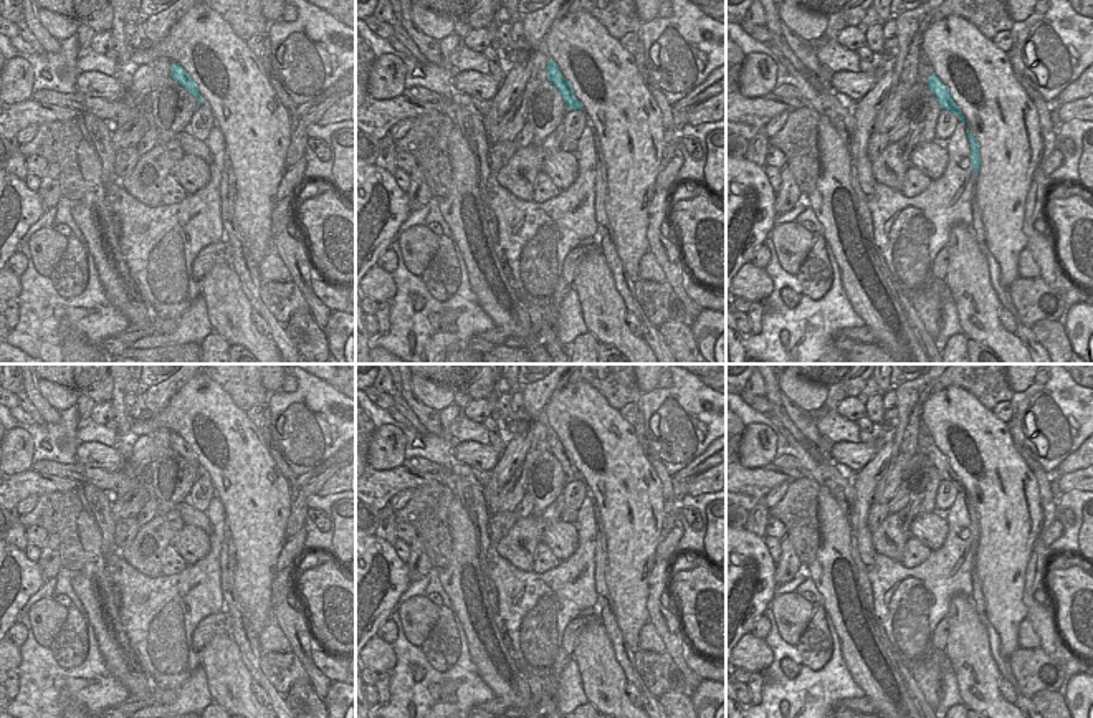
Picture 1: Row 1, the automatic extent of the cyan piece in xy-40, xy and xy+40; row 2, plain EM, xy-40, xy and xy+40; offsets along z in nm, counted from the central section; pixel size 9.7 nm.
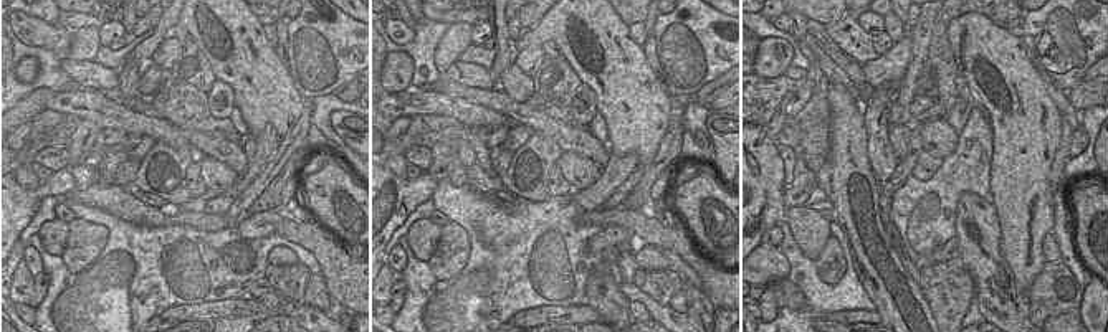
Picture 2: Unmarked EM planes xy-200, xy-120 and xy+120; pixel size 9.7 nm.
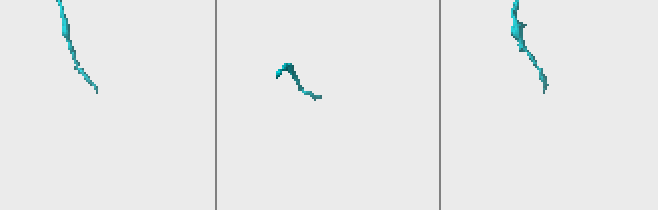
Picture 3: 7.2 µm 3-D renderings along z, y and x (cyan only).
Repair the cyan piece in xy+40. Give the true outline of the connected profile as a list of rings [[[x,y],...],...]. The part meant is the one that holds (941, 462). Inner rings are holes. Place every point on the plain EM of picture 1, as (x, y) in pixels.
[[[936,445],[929,447],[928,458],[936,467],[943,480],[951,481],[952,485],[959,488],[959,491],[966,495],[964,486],[961,485],[961,480],[951,468],[947,457],[944,457]]]

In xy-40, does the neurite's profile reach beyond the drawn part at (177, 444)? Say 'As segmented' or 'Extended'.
As segmented.

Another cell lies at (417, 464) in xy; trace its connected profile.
[[[413,457],[413,458],[403,460],[402,465],[405,468],[422,471],[422,473],[433,473],[433,475],[438,475],[438,476],[445,475],[443,467],[440,467],[440,465],[437,465],[433,462],[428,462],[427,458],[422,458],[422,457]]]

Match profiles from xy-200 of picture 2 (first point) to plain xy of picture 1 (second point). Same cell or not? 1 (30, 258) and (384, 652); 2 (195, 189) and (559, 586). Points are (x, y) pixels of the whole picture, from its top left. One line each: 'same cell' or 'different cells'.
1: different cells
2: different cells

